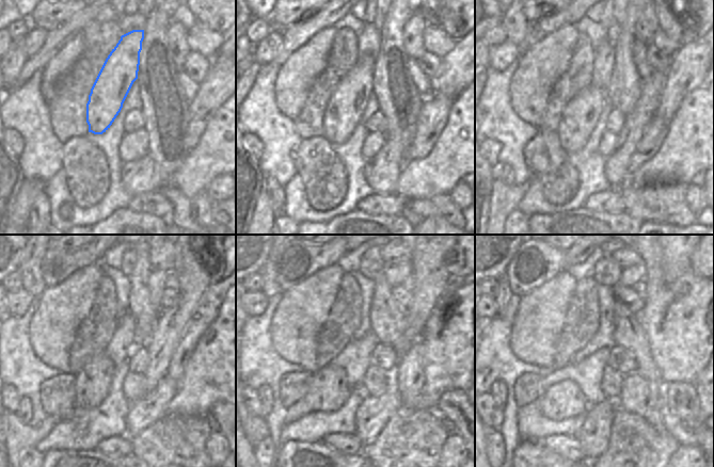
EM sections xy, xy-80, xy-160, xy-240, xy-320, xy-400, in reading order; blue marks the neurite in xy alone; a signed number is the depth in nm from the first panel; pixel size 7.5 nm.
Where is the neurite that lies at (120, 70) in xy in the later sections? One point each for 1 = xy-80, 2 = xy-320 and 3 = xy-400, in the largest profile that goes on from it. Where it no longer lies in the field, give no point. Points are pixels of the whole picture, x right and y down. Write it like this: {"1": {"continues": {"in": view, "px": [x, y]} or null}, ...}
{"1": {"continues": {"in": "xy-80", "px": [348, 100]}}, "2": {"continues": {"in": "xy-320", "px": [329, 390]}}, "3": {"continues": {"in": "xy-400", "px": [564, 400]}}}

